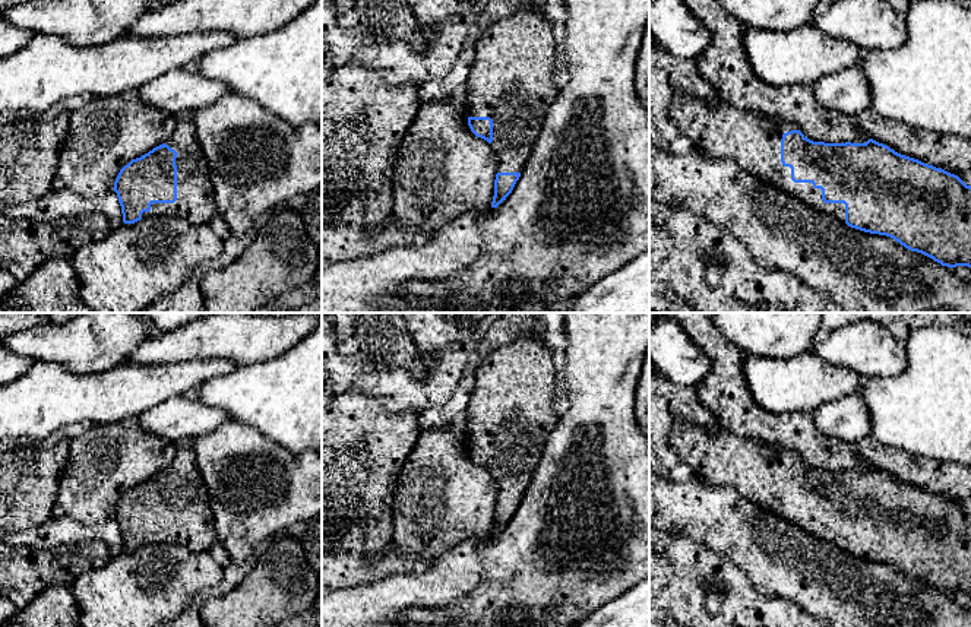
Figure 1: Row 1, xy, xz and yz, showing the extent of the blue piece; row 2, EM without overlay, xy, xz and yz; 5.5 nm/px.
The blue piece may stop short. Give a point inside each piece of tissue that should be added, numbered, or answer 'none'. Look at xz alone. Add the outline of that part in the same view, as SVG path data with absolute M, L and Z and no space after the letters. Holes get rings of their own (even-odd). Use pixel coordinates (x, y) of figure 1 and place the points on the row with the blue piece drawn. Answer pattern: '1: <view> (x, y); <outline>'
1: xz (511, 81); M528 4L487 26L478 38L462 102L468 117L493 120L490 145L497 158L497 172L522 172L545 114L557 99L559 86L553 77L559 51L553 29L553 22L544 16L543 4Z

